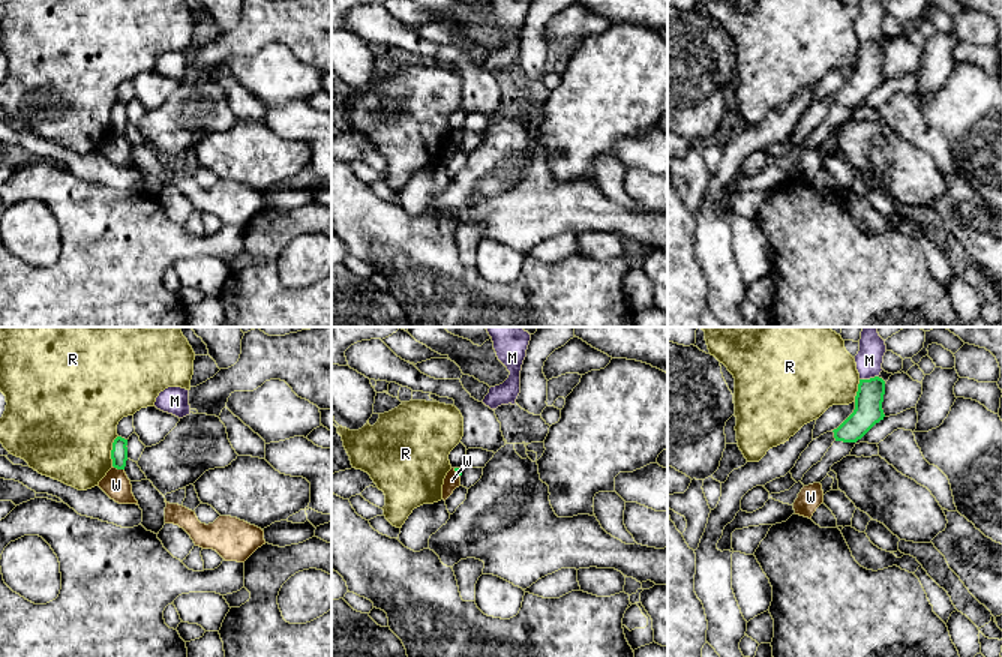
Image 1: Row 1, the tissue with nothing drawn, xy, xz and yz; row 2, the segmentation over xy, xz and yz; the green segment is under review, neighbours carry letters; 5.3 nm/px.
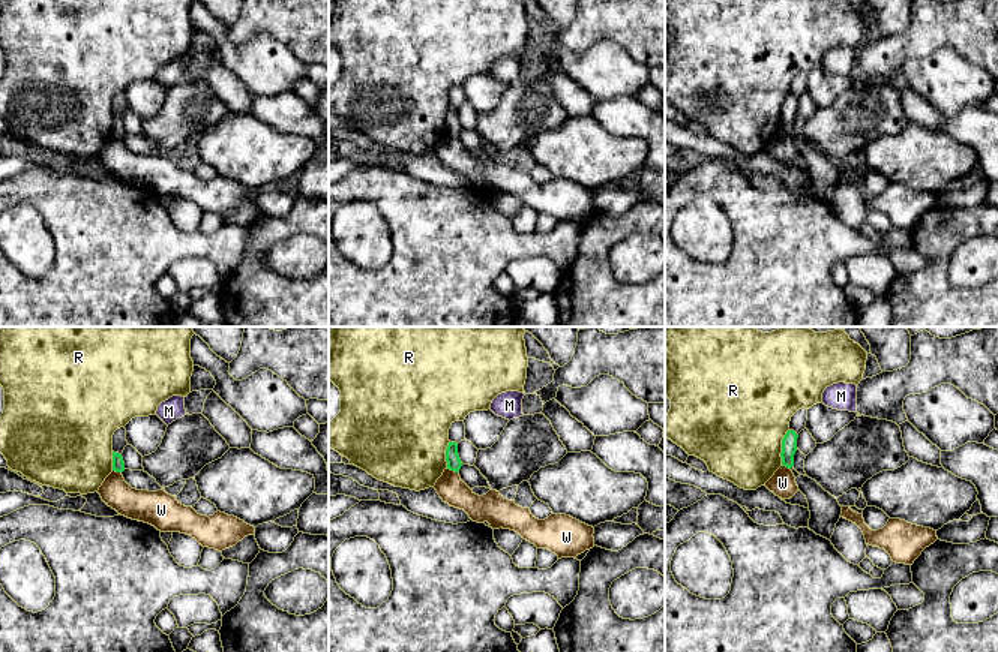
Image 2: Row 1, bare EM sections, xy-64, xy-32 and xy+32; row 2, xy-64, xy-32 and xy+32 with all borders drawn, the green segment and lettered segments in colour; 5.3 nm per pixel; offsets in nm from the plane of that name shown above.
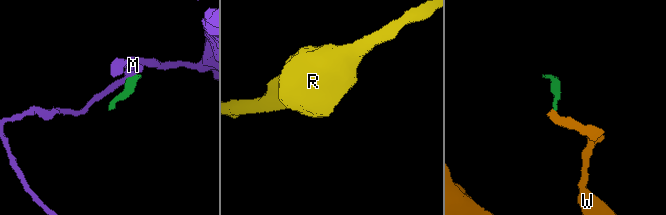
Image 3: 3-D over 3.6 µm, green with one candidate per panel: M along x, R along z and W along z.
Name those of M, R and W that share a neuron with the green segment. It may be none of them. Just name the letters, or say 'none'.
none

